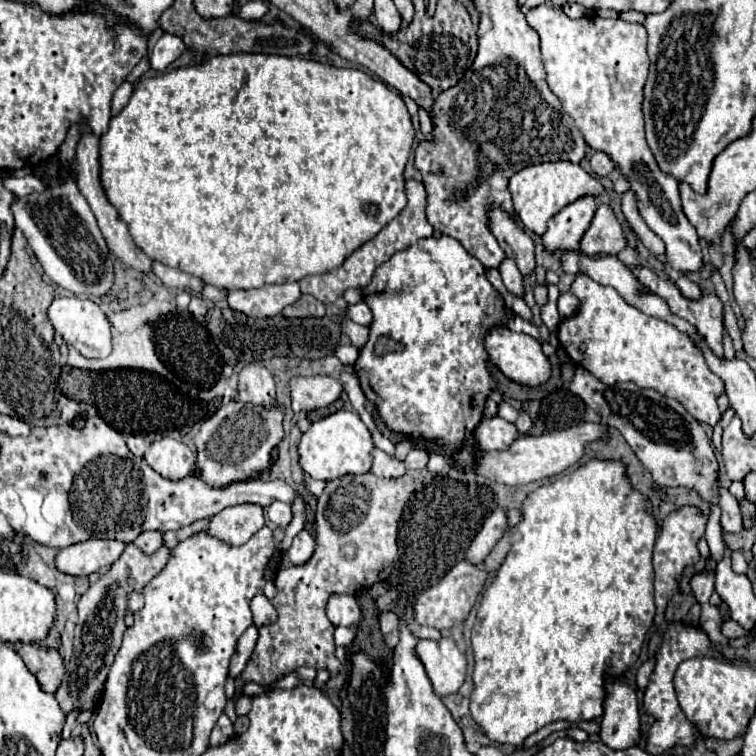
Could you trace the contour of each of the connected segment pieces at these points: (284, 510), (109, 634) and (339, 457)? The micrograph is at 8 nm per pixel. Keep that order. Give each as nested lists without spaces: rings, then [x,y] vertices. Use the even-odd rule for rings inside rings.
[[[274,501],[268,509],[268,519],[272,523],[276,523],[278,527],[286,527],[290,521],[292,521],[292,511],[290,511],[290,505],[288,503],[282,503],[282,501]]]
[[[132,543],[120,555],[120,559],[100,575],[100,579],[90,585],[90,589],[78,601],[78,625],[74,637],[74,653],[66,667],[62,685],[56,691],[56,701],[60,709],[68,715],[72,711],[94,711],[96,699],[102,693],[114,657],[122,645],[122,635],[126,631],[124,617],[128,613],[128,595],[132,591],[142,591],[160,571],[166,567],[172,555],[172,547],[162,547],[144,559],[144,551]]]
[[[342,409],[320,421],[314,421],[310,429],[302,435],[298,445],[298,465],[306,475],[322,481],[332,481],[342,475],[368,473],[372,467],[372,461],[370,461],[372,447],[374,445],[372,445],[370,431],[360,421],[358,413]]]

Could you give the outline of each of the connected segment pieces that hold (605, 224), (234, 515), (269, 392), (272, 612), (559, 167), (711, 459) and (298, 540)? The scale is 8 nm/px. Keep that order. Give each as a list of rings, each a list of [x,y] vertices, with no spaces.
[[[598,205],[596,215],[580,241],[580,251],[594,253],[618,253],[626,247],[628,239],[622,225],[618,223],[610,205]]]
[[[258,505],[228,507],[210,519],[208,533],[226,545],[244,545],[258,529],[264,527],[264,509]]]
[[[246,367],[238,375],[238,399],[242,403],[272,407],[276,403],[276,385],[268,369]]]
[[[256,595],[250,603],[252,615],[254,615],[254,625],[262,627],[262,625],[270,625],[276,621],[276,609],[272,607],[272,603],[264,597],[264,595]]]
[[[570,161],[528,165],[528,167],[520,169],[510,179],[510,193],[512,193],[512,201],[514,201],[514,211],[518,213],[522,225],[536,235],[542,235],[546,229],[546,221],[552,215],[556,215],[560,209],[564,209],[566,205],[570,205],[576,199],[586,197],[586,195],[600,197],[600,195],[604,195],[604,191],[606,191],[604,185],[596,177],[592,177],[580,165],[574,165]]]
[[[578,367],[572,383],[568,387],[574,395],[582,397],[588,407],[592,407],[600,419],[622,433],[626,443],[632,447],[640,463],[652,473],[658,487],[692,487],[700,497],[712,503],[712,513],[706,523],[706,541],[712,559],[718,563],[724,557],[722,527],[718,515],[718,463],[710,439],[706,437],[702,425],[690,417],[690,413],[676,401],[660,395],[654,389],[640,389],[634,383],[604,385],[586,369]]]
[[[302,529],[302,531],[294,537],[294,541],[292,541],[290,549],[288,549],[288,559],[290,559],[294,565],[302,565],[302,563],[306,563],[306,561],[312,557],[314,547],[316,547],[314,537],[312,537],[306,529]]]

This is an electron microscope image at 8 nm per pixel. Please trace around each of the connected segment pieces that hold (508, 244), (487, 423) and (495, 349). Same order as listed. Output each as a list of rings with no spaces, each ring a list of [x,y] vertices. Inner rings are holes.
[[[500,207],[488,209],[488,227],[498,239],[502,251],[516,261],[522,275],[528,275],[534,269],[534,243],[526,231],[518,229],[516,221]]]
[[[496,415],[492,419],[480,421],[474,431],[474,439],[480,451],[506,451],[506,447],[510,447],[510,443],[518,439],[518,431],[514,423]]]
[[[496,327],[486,339],[484,339],[486,351],[492,359],[492,363],[512,381],[524,385],[524,387],[540,387],[544,385],[550,377],[552,377],[552,363],[550,359],[542,353],[540,343],[530,337],[530,335],[522,335],[522,333],[514,333],[506,327]]]

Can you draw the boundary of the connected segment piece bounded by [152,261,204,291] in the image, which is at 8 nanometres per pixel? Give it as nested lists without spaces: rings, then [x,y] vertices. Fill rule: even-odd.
[[[152,261],[152,271],[160,277],[160,281],[162,281],[166,287],[178,287],[178,289],[190,287],[190,291],[200,291],[202,285],[204,285],[198,277],[188,275],[188,273],[182,273],[182,271],[172,269],[172,267],[166,267],[166,265],[162,265],[160,261]]]

